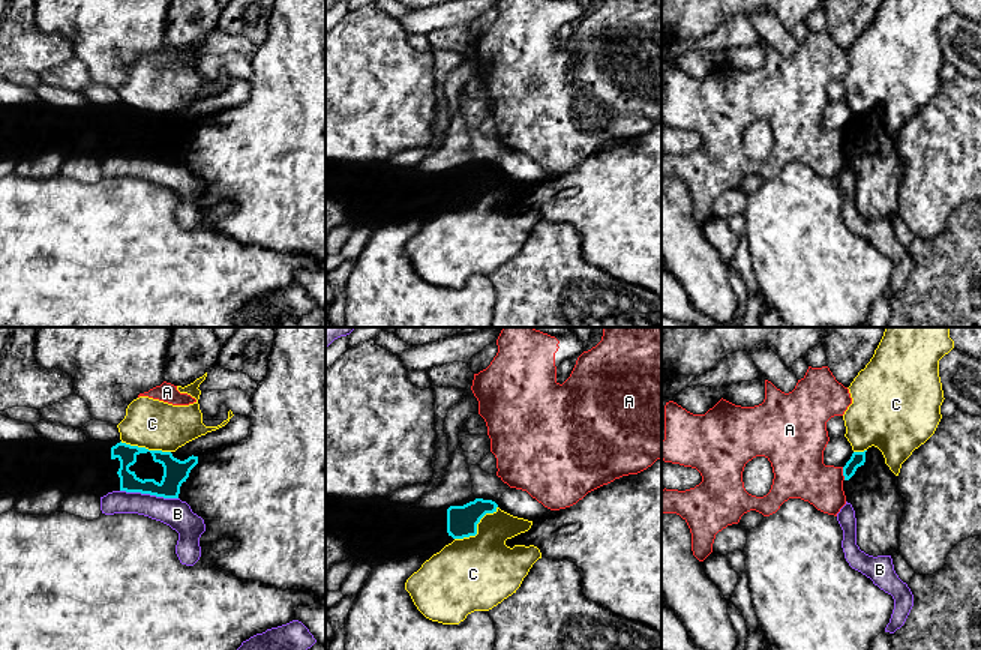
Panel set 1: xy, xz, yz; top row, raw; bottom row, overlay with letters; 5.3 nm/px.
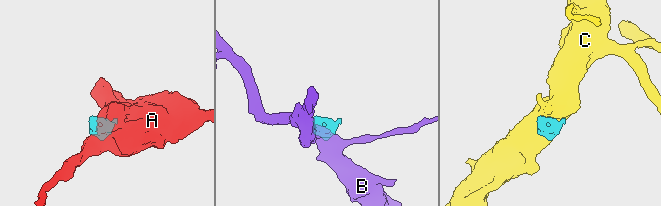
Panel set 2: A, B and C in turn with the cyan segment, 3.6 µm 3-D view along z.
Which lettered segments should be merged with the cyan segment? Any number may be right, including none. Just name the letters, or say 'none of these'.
none of these

